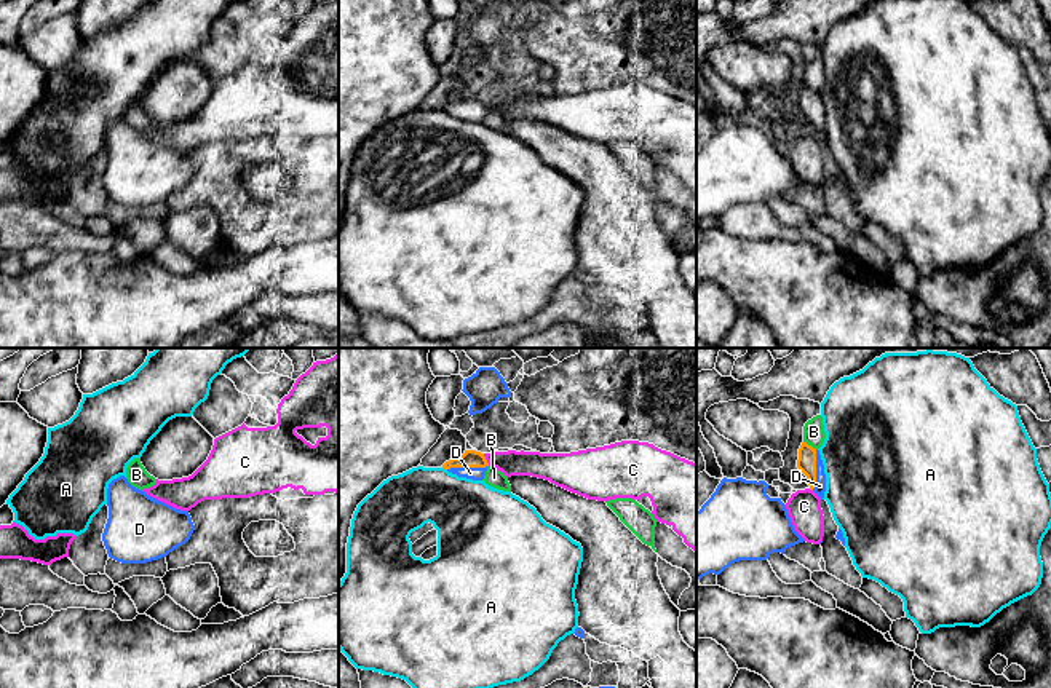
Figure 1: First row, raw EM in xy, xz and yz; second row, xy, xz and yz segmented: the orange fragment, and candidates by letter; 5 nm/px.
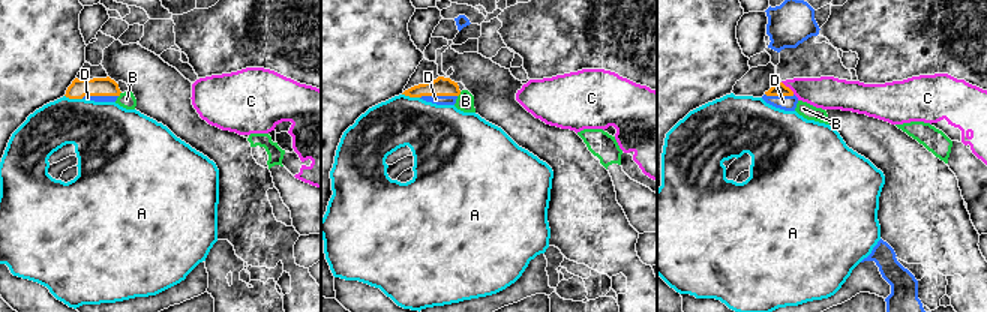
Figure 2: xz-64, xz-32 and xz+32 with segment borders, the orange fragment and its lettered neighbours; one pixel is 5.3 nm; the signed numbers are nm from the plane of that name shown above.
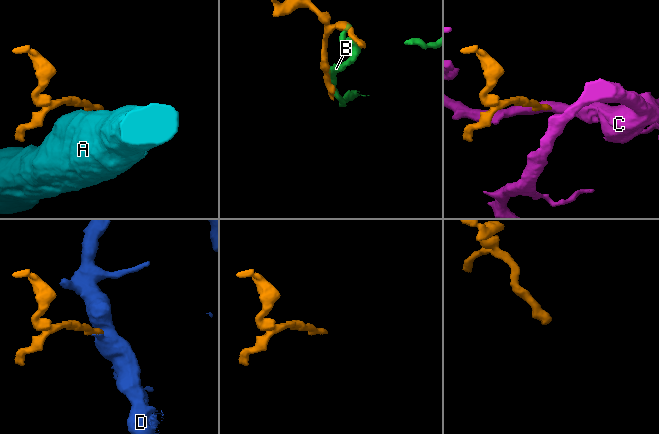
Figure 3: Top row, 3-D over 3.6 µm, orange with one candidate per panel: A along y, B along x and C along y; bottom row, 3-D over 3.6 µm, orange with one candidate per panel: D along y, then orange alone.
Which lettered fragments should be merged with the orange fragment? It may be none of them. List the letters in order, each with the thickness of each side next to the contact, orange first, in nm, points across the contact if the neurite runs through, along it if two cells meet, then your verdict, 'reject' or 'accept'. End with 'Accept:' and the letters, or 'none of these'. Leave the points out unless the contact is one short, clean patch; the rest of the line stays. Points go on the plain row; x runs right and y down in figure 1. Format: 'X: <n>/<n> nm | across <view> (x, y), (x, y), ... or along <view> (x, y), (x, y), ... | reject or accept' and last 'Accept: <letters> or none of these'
A: 90/340 nm | along xz (443, 109), (446, 112) | reject
B: 100/110 nm | reject
C: 90/130 nm | along xz (483, 96), (489, 107) | reject
D: 90/60 nm | accept
Accept: D

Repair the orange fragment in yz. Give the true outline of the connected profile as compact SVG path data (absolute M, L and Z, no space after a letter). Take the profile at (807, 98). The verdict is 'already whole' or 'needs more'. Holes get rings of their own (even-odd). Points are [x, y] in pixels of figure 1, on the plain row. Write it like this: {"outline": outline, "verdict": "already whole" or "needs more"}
{"outline": "M802 85L797 110L807 118L810 132L823 142L826 134L826 117L819 93L813 91L807 85Z", "verdict": "needs more"}

